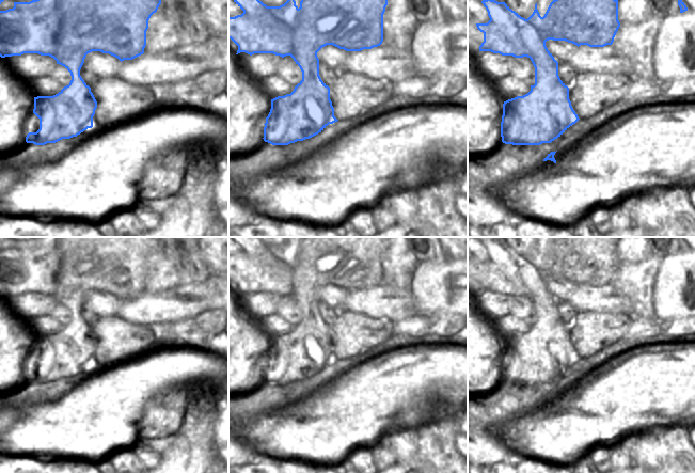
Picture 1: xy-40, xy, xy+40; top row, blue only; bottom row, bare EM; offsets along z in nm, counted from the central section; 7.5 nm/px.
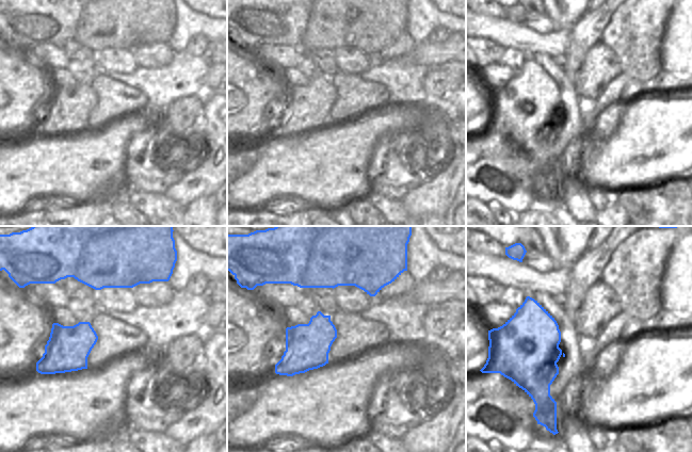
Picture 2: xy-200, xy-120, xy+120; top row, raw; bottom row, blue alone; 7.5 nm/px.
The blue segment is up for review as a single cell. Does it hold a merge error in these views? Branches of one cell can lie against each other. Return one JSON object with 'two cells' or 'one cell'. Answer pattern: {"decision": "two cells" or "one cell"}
{"decision": "two cells"}

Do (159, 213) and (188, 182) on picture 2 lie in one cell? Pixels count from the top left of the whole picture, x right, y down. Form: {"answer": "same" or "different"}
{"answer": "different"}

